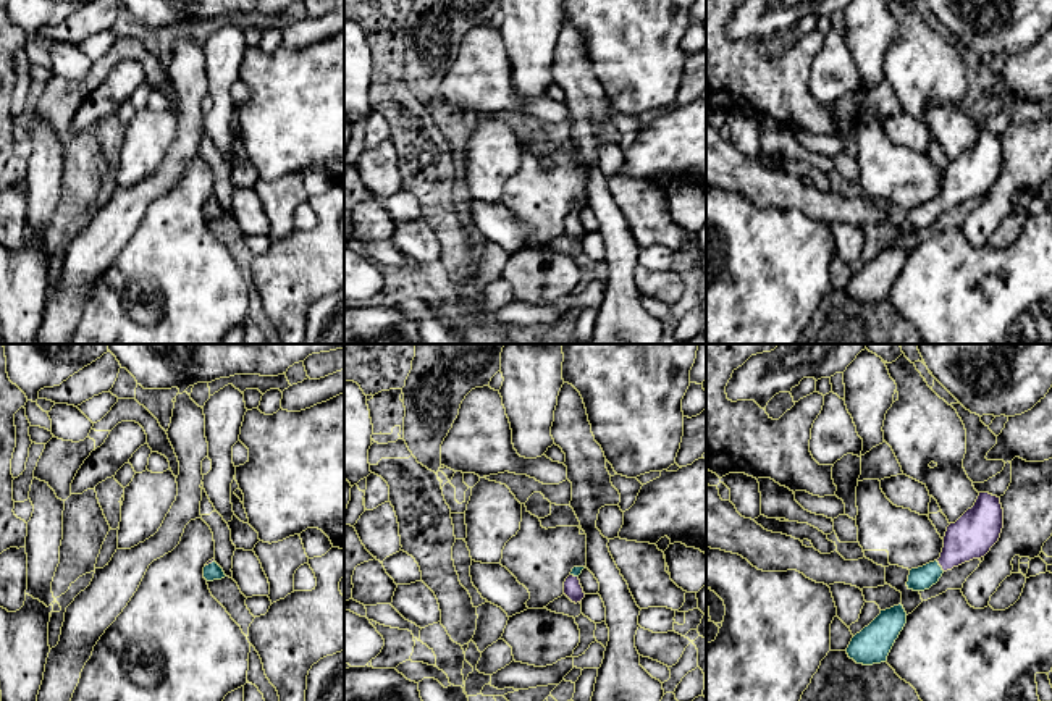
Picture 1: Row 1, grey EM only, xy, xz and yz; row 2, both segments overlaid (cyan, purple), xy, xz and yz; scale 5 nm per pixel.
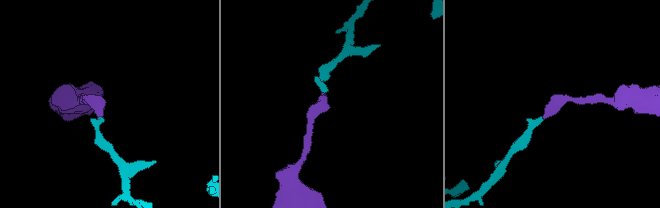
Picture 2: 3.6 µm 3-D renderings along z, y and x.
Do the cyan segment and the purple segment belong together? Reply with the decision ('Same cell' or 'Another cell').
Same cell

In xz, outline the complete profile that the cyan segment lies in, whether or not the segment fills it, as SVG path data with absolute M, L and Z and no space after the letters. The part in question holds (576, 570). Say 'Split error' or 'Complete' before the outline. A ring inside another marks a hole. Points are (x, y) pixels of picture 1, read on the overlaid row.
Split error. M574 567L570 575L564 581L564 594L575 604L582 602L582 599L585 598L583 588L579 580L579 575L583 569L585 567Z

